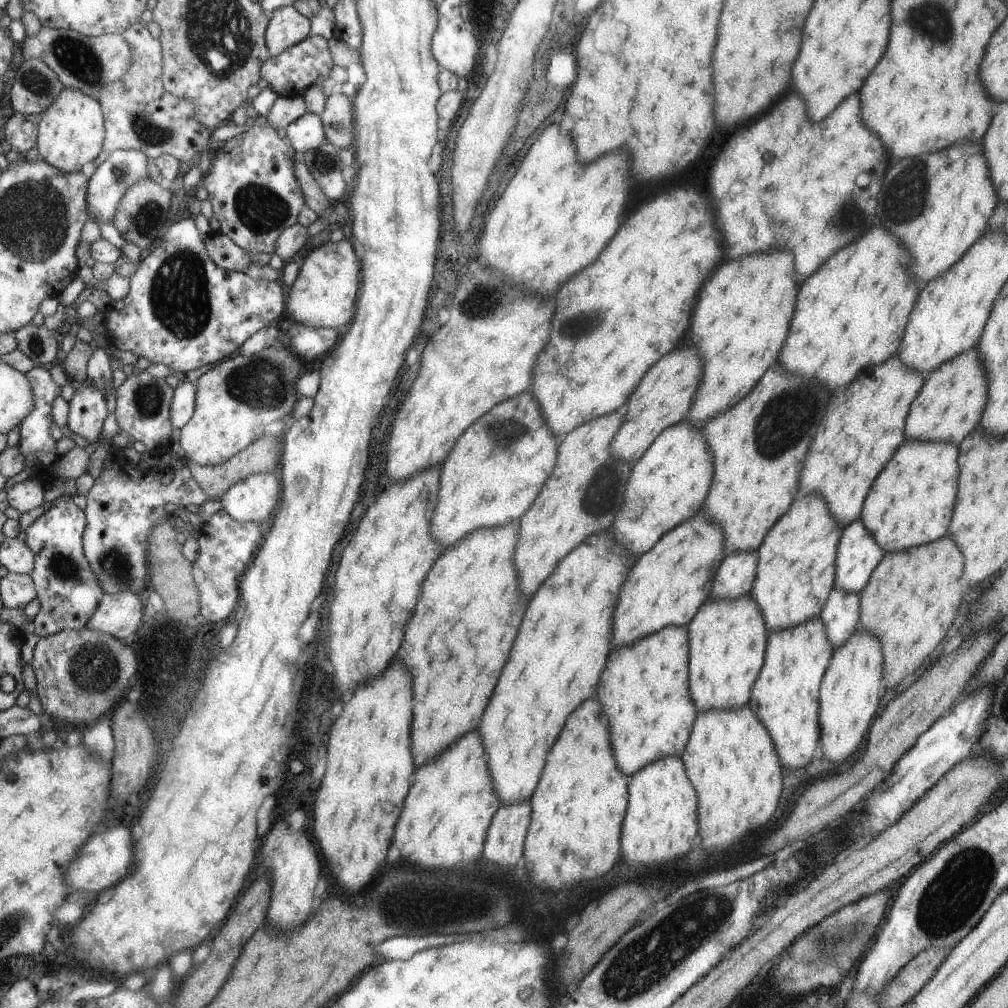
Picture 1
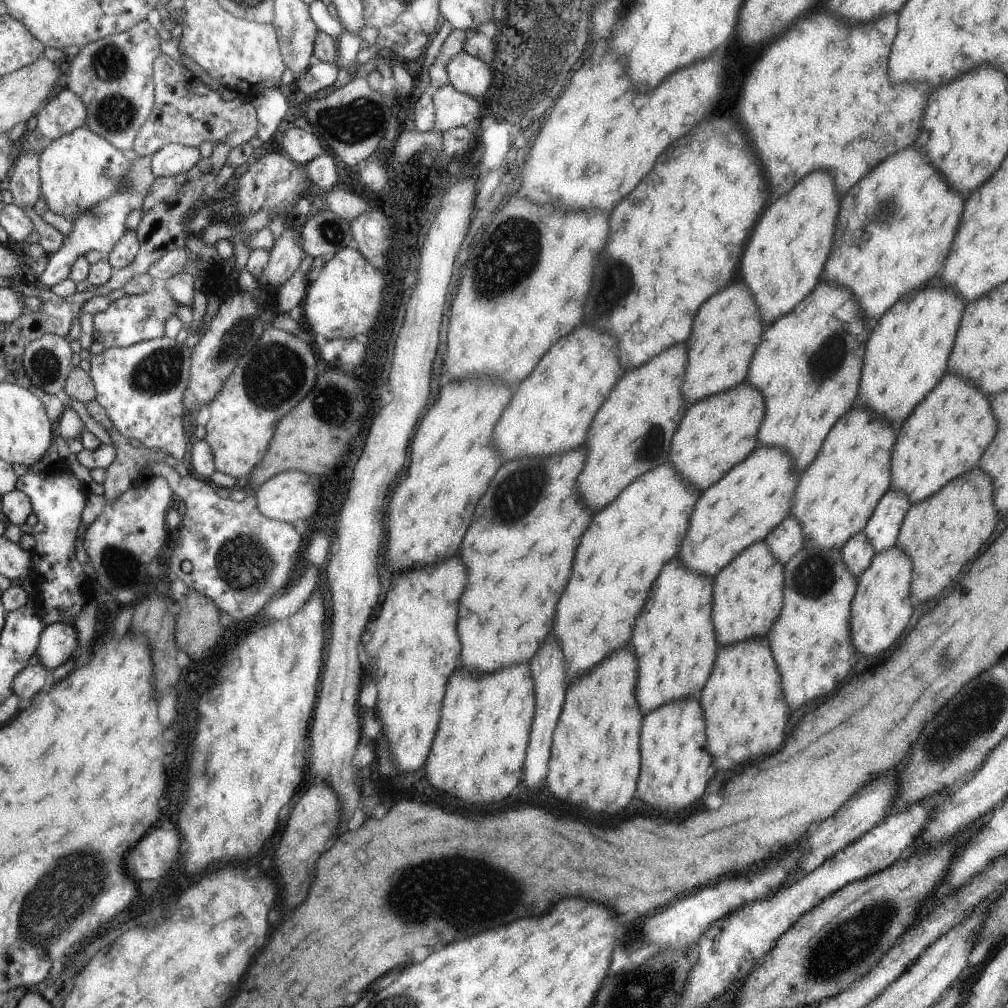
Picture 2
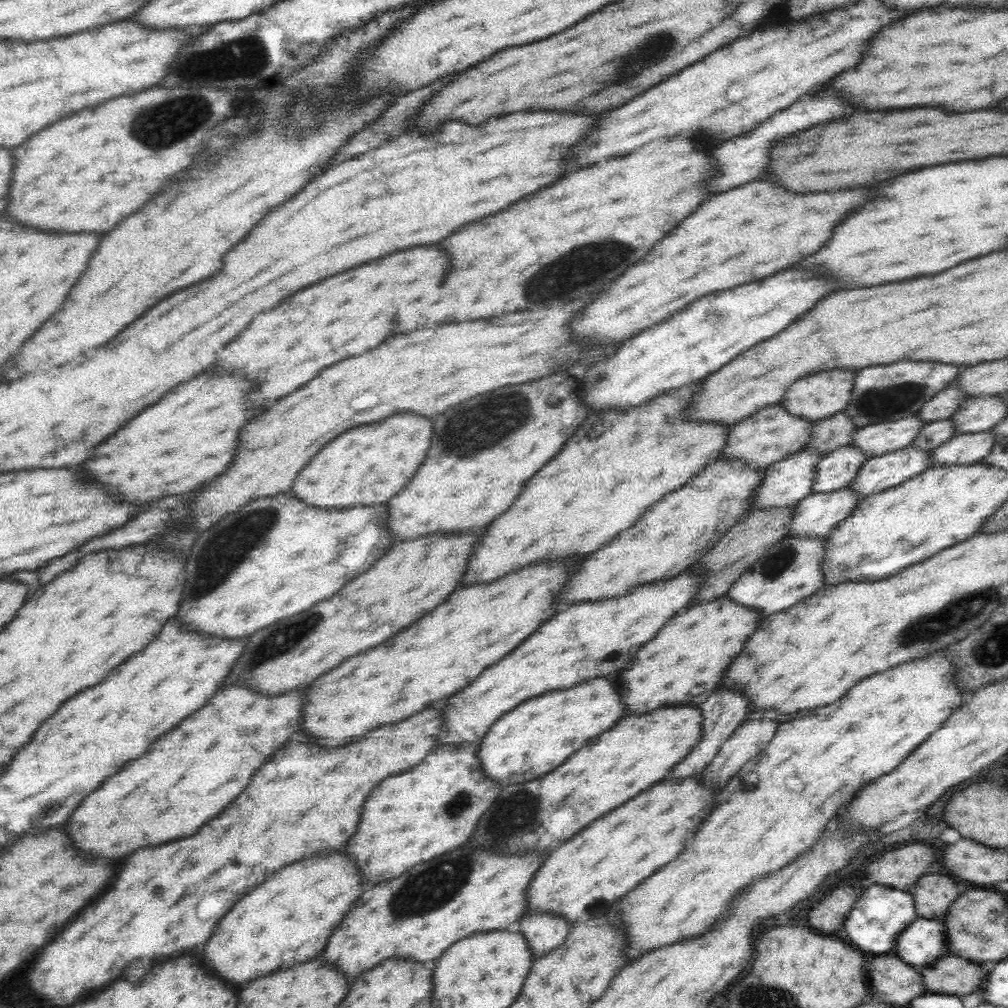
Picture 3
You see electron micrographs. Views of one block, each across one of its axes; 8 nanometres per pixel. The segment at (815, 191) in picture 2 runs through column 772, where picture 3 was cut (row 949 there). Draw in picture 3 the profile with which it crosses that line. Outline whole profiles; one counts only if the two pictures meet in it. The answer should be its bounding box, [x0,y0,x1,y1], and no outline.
[204,852,364,986]

